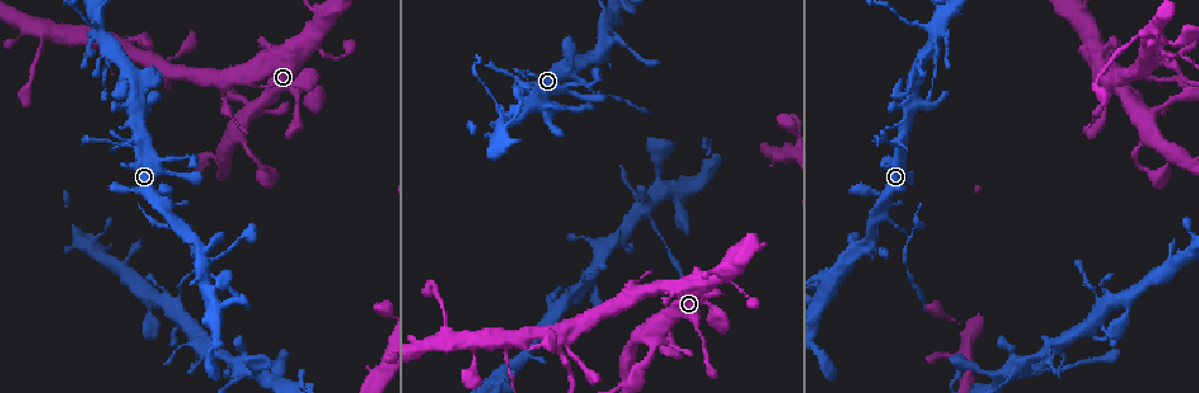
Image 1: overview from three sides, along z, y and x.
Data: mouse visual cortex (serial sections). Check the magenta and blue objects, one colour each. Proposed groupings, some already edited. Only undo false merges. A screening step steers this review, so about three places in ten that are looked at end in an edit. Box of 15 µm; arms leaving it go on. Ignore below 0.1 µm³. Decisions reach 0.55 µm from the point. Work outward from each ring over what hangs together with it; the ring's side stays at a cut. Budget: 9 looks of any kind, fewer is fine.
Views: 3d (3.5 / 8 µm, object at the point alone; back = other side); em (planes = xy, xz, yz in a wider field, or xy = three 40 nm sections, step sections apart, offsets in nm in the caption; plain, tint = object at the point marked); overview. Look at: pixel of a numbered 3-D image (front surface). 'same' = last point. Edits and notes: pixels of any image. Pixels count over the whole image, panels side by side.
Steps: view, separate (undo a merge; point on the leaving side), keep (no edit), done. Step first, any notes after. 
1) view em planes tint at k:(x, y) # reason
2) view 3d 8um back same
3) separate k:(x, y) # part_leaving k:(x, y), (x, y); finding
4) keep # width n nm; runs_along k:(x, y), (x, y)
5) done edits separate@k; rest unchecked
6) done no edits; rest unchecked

view 3d 8um back at 1:(711, 309) # thin neck

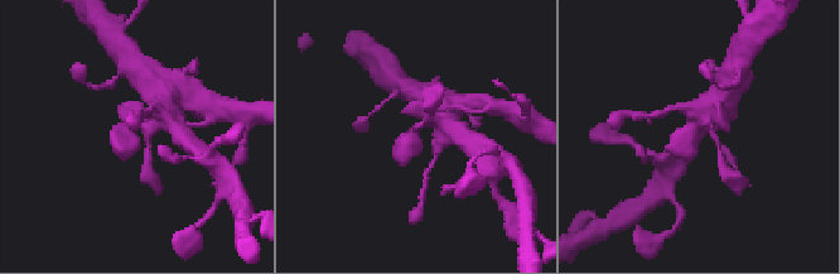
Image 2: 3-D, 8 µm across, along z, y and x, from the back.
view 3d 3.5um at 2:(413, 130)

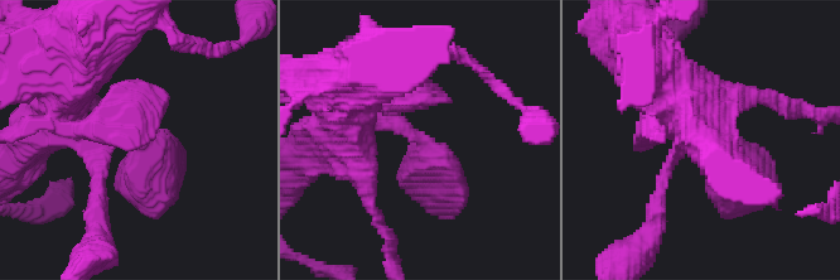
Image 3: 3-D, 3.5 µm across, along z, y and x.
view em xy step 5 tint at 3:(418, 140)

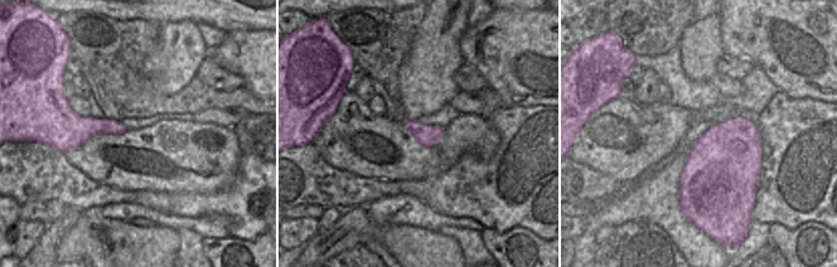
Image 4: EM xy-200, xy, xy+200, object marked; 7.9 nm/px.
keep # width 180 nm; runs_along 3:(63, 97), (164, 187); all the same cell

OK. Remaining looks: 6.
view 3d 3.5um back at 1:(676, 290) # calibre changes

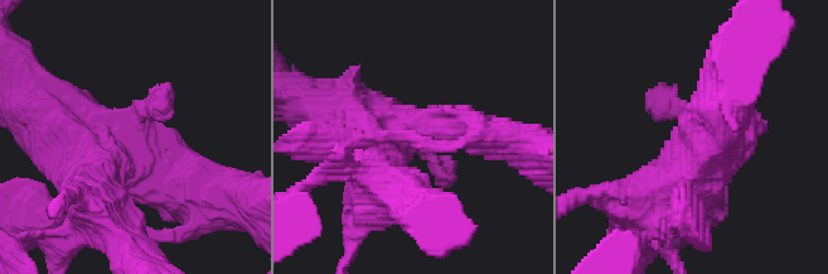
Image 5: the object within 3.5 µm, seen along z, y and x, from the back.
view em xy step 5 tint at 5:(132, 142) # shape alone is not enough

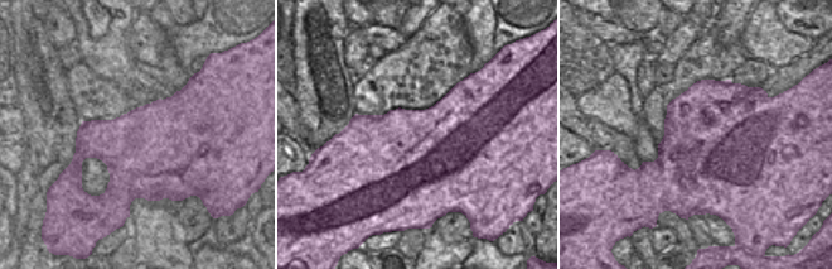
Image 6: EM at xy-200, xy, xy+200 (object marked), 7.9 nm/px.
keep # runs_along 5:(91, 193), (169, 89); one cell here

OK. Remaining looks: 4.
view 3d 8um at 1:(1152, 63) # thin arm on a thick one

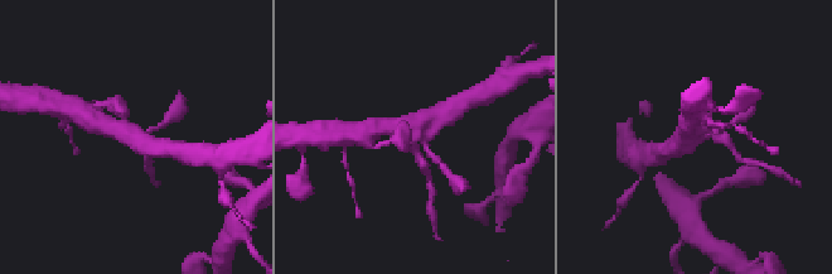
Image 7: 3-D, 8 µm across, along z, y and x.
view 3d 3.5um at 7:(698, 137) # zoom in

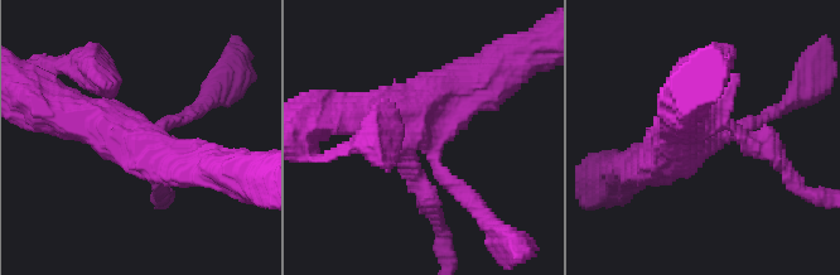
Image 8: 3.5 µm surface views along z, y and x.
separate 8:(783, 168) # part_leaving 8:(752, 141), (829, 201); a second cell is stuck on

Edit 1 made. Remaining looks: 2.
done edits separate@8; rest unchecked

